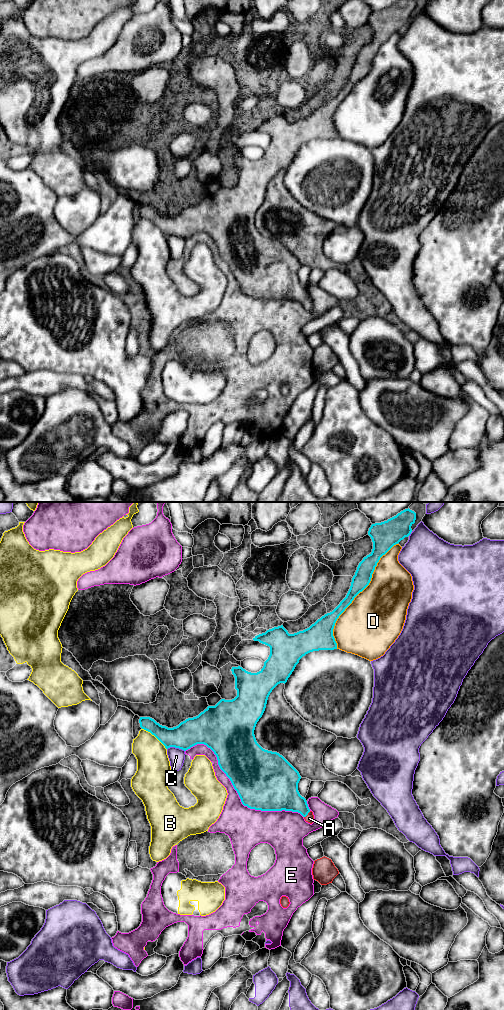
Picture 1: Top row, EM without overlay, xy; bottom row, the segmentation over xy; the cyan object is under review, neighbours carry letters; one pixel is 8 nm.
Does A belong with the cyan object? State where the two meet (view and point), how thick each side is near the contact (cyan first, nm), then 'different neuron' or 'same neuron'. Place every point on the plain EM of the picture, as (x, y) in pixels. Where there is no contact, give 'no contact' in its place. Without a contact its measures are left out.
meets cyan in xy at (307, 302); 240 nm thick on the cyan side, 70 nm on the other; same neuron

